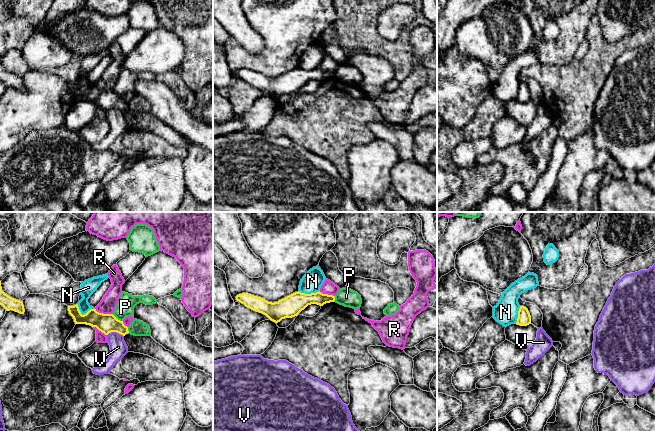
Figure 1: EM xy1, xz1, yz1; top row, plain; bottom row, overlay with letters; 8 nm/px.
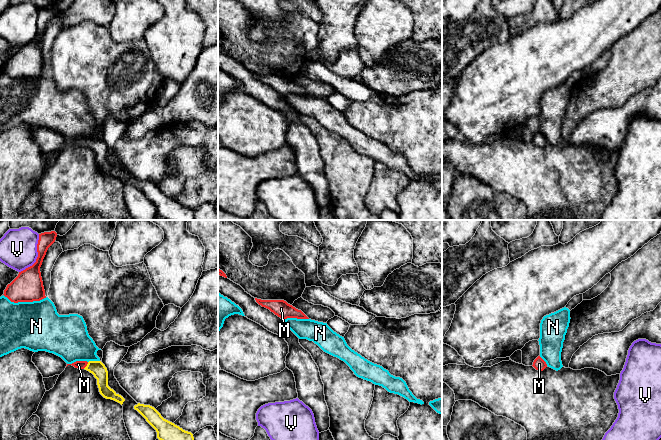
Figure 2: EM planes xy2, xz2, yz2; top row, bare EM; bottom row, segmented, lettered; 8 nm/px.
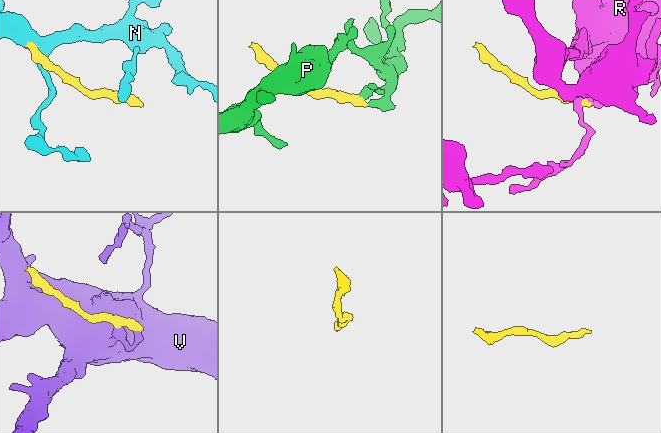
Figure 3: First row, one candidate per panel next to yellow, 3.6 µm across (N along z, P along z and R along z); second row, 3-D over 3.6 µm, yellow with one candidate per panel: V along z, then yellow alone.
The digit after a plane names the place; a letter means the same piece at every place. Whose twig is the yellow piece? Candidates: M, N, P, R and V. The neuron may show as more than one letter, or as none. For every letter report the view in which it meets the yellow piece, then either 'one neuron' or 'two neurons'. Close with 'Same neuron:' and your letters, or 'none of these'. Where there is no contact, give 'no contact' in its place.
M: meets yellow in xy2; one neuron
N: meets yellow in xy1; two neurons
P: meets yellow in xy1; two neurons
R: meets yellow in xy1; two neurons
V: meets yellow in xy1; two neurons
Same neuron: M

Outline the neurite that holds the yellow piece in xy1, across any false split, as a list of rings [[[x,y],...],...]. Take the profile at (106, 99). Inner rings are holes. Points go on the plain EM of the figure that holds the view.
[[[78,80],[68,82],[69,90],[73,93],[75,100],[86,100],[96,103],[99,107],[108,111],[111,108],[117,108],[123,112],[129,109],[128,103],[123,97],[118,96],[113,90],[103,90],[90,85],[86,90],[82,91]]]

